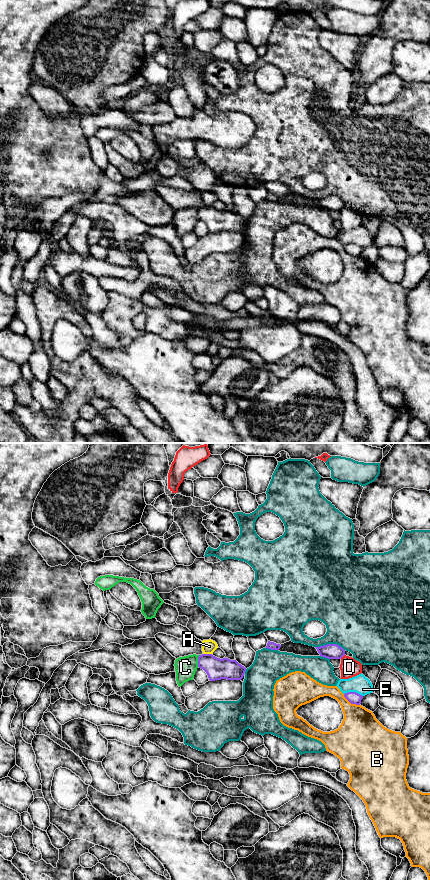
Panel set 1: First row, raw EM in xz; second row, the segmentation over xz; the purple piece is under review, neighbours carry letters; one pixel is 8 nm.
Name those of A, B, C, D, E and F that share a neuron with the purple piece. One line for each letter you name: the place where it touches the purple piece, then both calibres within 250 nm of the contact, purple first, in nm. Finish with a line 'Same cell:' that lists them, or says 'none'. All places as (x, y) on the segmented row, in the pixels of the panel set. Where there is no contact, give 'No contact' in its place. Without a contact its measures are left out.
Same cell: none

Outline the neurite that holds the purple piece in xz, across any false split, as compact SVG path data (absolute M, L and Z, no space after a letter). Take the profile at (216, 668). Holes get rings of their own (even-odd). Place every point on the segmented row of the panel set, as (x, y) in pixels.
M212 654L199 655L198 667L207 673L210 681L221 679L241 680L246 671L246 668L236 660L220 659Z

